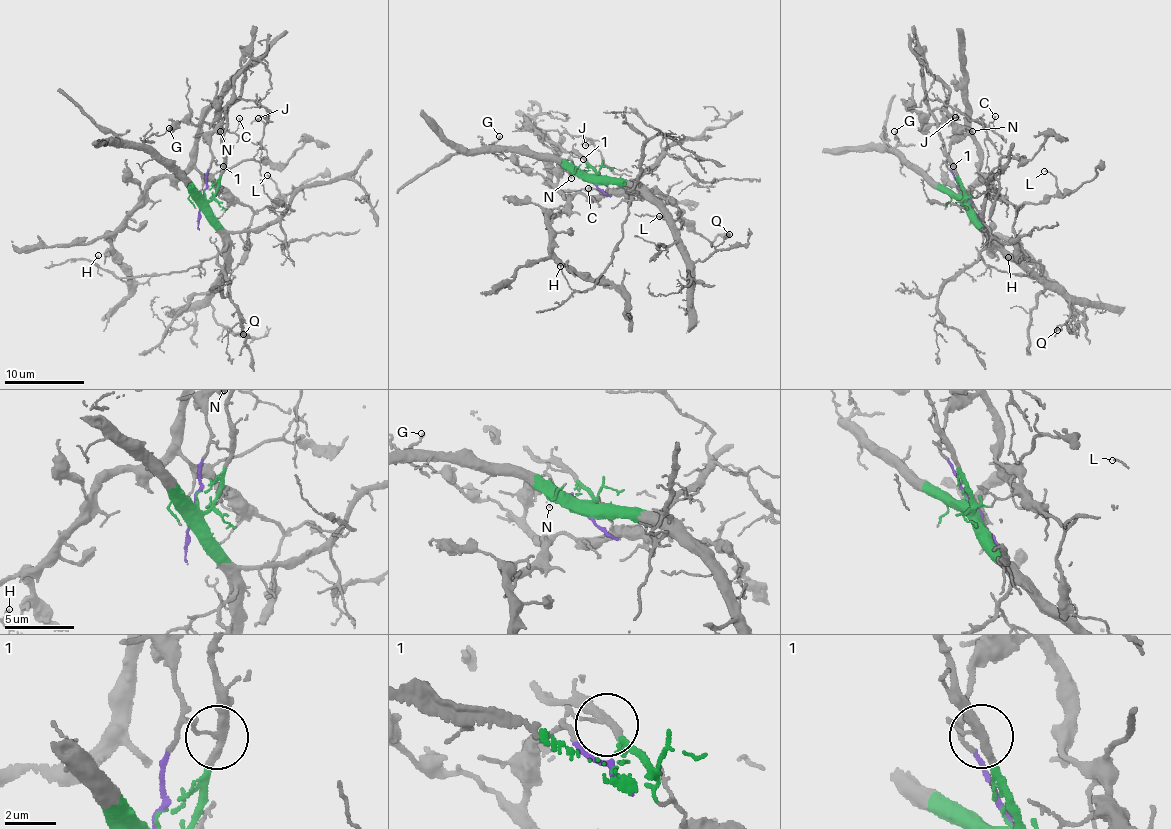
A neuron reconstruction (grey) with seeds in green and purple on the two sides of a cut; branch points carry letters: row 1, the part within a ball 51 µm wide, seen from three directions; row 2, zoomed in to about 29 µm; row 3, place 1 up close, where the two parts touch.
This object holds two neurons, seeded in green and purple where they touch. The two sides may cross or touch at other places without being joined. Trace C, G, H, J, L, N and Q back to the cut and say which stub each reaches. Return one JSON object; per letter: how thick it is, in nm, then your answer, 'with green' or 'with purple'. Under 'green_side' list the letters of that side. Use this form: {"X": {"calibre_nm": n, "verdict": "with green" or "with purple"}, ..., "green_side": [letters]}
{"C": {"calibre_nm": 110, "verdict": "with purple"}, "G": {"calibre_nm": 130, "verdict": "with green"}, "H": {"calibre_nm": 100, "verdict": "with green"}, "J": {"calibre_nm": 120, "verdict": "with green"}, "L": {"calibre_nm": 110, "verdict": "with purple"}, "N": {"calibre_nm": 150, "verdict": "with purple"}, "Q": {"calibre_nm": 110, "verdict": "with green"}, "green_side": ["G", "H", "J", "Q"]}

